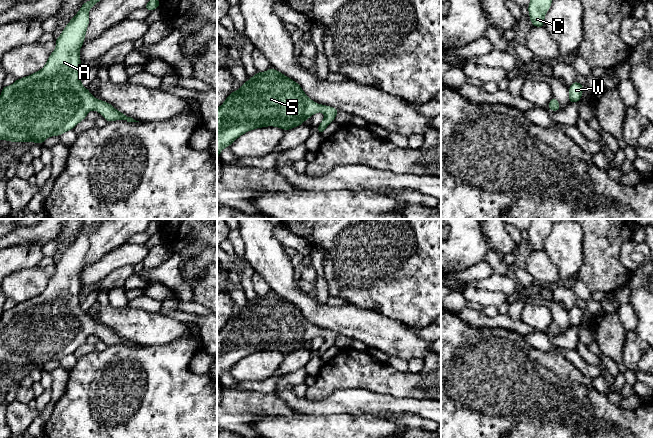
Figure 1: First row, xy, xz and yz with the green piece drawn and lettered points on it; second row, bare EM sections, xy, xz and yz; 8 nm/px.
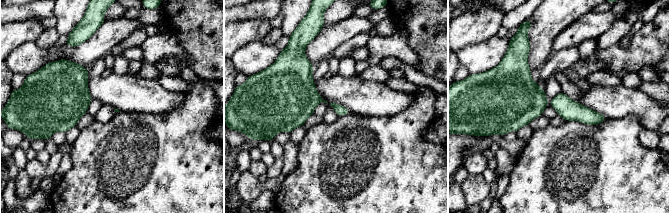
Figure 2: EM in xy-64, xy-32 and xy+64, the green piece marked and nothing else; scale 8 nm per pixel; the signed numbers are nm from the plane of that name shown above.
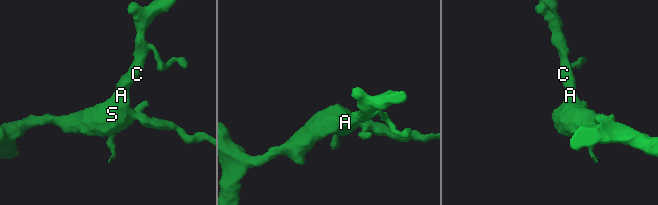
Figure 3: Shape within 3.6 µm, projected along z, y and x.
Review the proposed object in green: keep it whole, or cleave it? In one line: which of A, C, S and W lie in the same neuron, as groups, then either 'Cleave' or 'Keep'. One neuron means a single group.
Groups: A C S W. Keep

